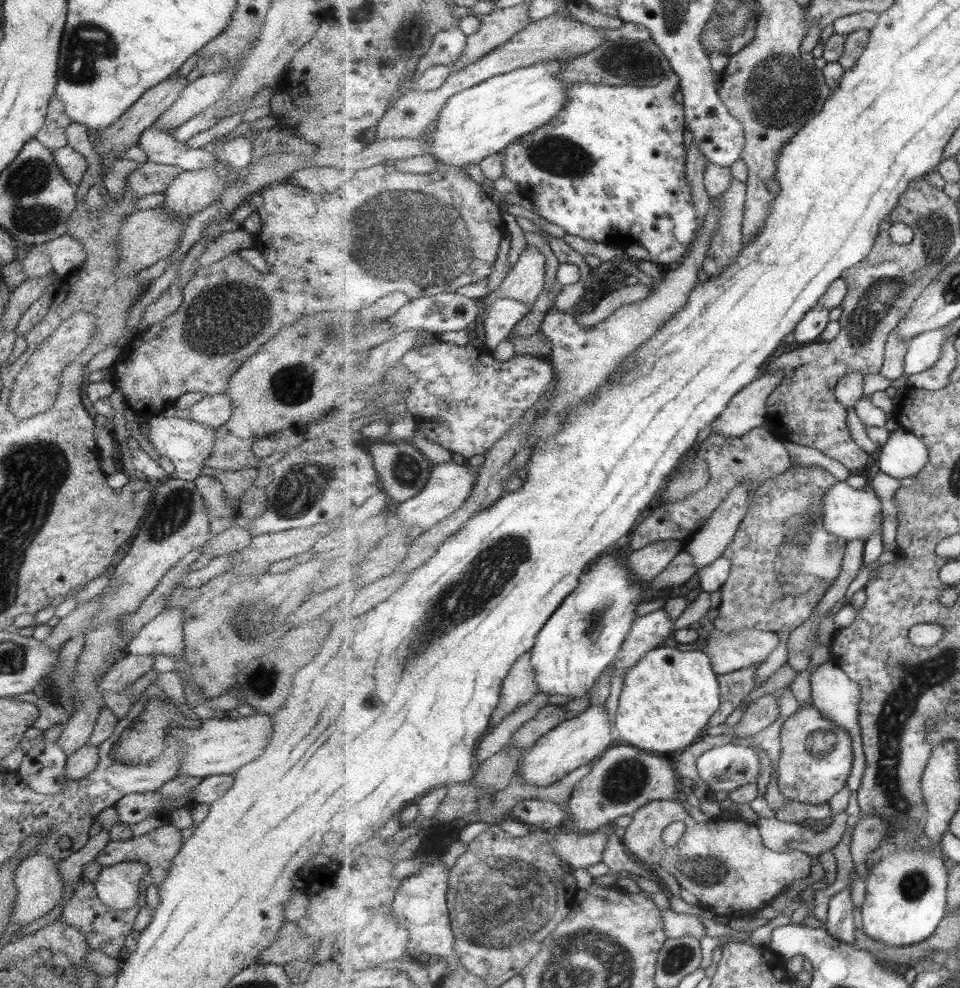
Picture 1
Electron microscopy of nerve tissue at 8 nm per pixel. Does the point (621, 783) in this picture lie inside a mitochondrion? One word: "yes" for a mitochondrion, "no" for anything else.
yes

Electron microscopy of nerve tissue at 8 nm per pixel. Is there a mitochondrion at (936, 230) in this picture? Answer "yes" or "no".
yes

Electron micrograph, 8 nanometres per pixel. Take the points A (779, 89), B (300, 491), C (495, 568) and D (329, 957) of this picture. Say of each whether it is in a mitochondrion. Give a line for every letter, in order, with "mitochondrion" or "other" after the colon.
A: mitochondrion
B: mitochondrion
C: mitochondrion
D: other

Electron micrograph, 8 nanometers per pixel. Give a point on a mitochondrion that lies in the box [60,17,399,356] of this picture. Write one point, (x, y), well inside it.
(91, 45)

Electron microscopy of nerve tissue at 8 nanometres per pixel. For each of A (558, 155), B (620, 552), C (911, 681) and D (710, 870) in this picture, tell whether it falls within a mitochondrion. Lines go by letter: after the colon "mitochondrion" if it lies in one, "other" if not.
A: mitochondrion
B: other
C: mitochondrion
D: mitochondrion

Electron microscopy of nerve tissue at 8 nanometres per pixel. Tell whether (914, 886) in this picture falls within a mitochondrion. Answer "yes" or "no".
yes

